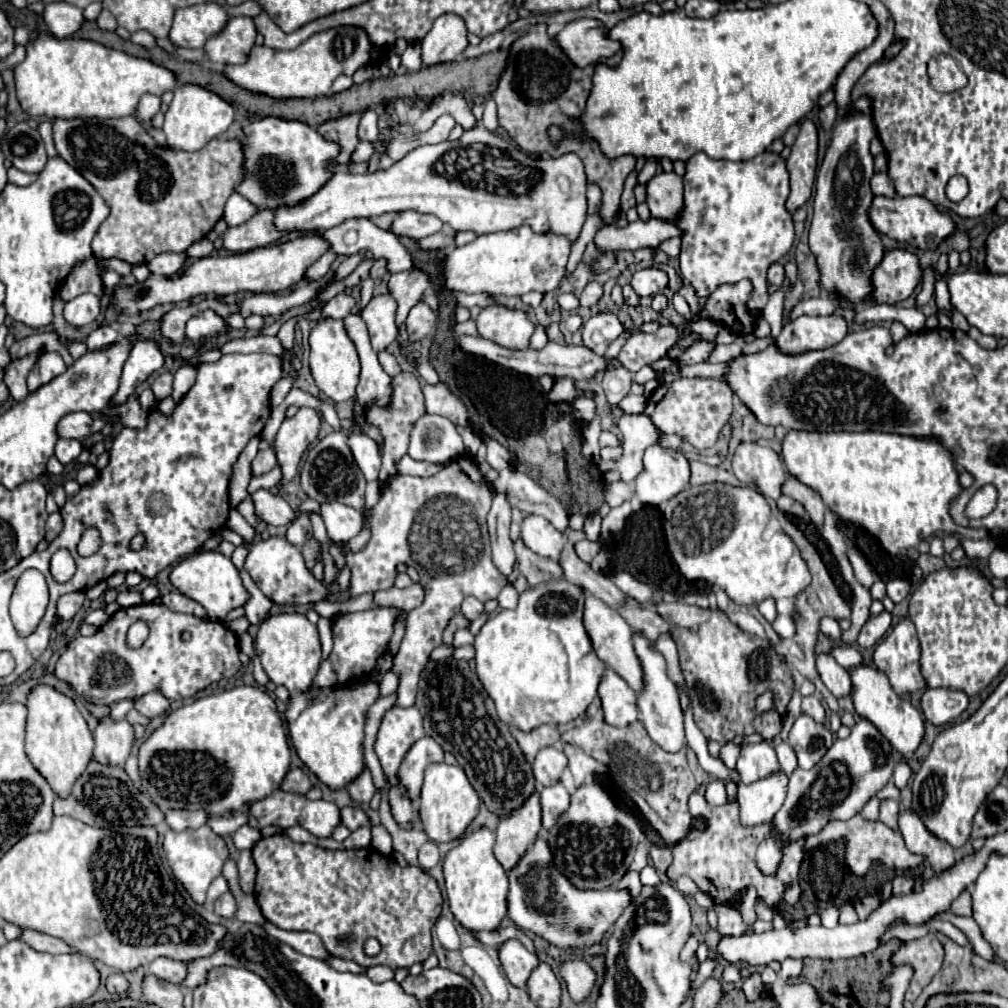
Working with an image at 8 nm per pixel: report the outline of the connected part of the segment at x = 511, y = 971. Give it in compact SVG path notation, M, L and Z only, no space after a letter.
M508 939L500 945L500 963L506 971L506 977L516 987L526 987L530 971L538 965L538 957L530 953L520 941Z

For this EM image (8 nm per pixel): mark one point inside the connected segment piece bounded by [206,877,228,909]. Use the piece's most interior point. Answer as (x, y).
(220, 885)

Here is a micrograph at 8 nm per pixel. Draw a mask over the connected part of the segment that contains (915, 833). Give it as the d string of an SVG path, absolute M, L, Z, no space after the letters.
M912 811L900 813L900 833L906 841L908 851L922 855L934 873L948 871L956 865L954 849L948 843L942 843L942 839L934 839L934 835L922 827L922 821Z

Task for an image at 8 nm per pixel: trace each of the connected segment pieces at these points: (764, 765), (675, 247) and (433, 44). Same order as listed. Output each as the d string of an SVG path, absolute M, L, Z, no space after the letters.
M748 743L742 747L742 755L738 757L736 769L740 773L742 783L754 783L758 779L768 777L774 771L780 771L780 763L776 751L770 743Z
M678 237L666 239L664 243L660 243L658 249L662 249L662 251L664 251L666 255L670 255L670 257L676 257L676 255L680 253L680 239L678 239Z
M454 13L442 15L434 21L428 35L420 41L422 65L430 67L434 63L446 63L460 57L466 49L466 25Z

